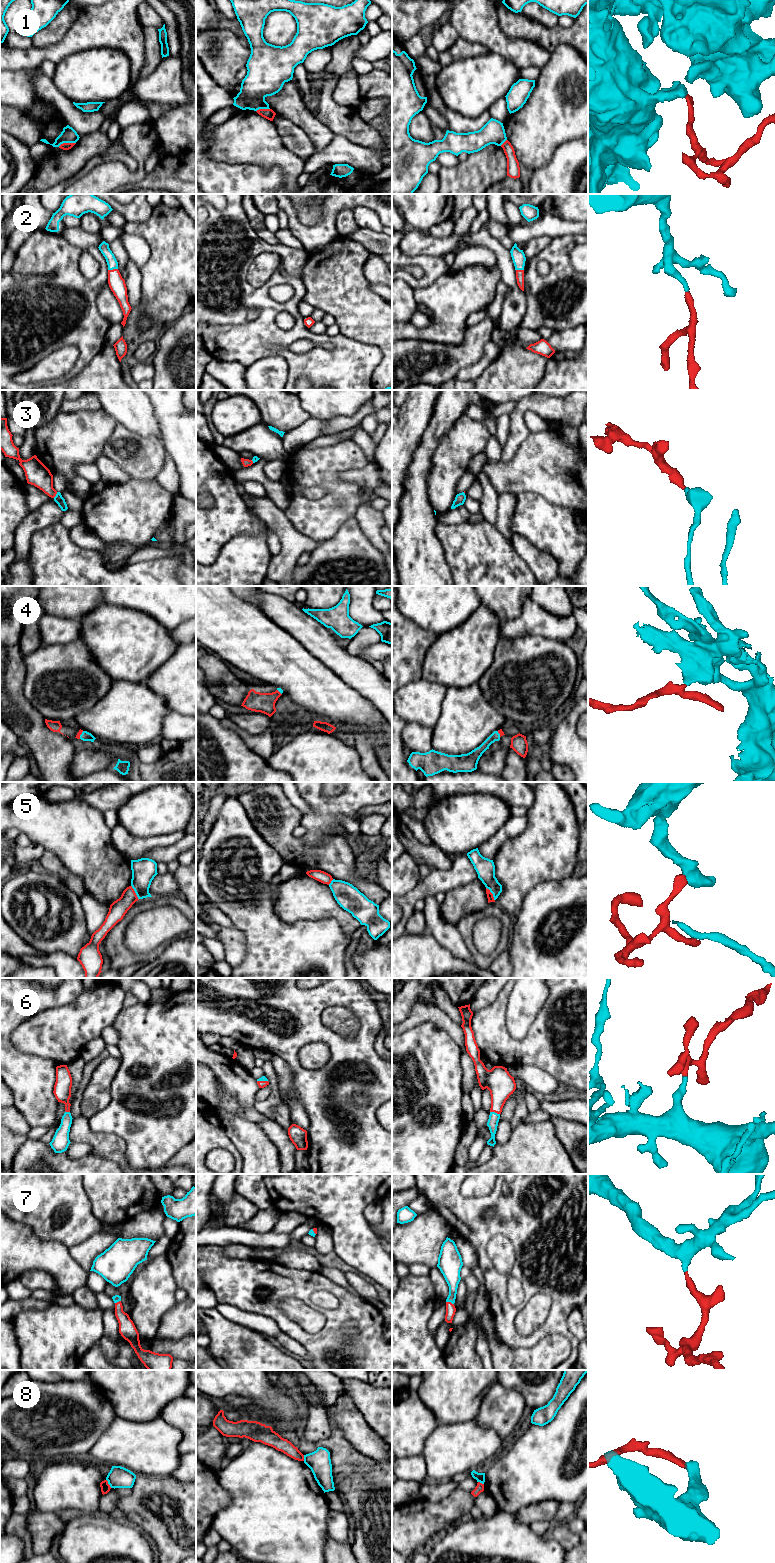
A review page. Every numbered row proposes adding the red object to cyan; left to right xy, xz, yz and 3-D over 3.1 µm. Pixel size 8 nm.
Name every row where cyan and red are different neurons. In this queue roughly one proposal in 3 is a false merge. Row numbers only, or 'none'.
5, 8

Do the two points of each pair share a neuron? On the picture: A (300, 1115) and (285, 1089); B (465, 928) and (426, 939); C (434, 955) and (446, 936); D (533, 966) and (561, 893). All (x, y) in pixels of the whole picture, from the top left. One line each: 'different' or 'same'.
A: same
B: different
C: different
D: same

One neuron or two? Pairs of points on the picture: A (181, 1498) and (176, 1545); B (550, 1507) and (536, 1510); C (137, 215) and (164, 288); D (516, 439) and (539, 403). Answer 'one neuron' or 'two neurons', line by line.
A: one neuron
B: one neuron
C: two neurons
D: one neuron

